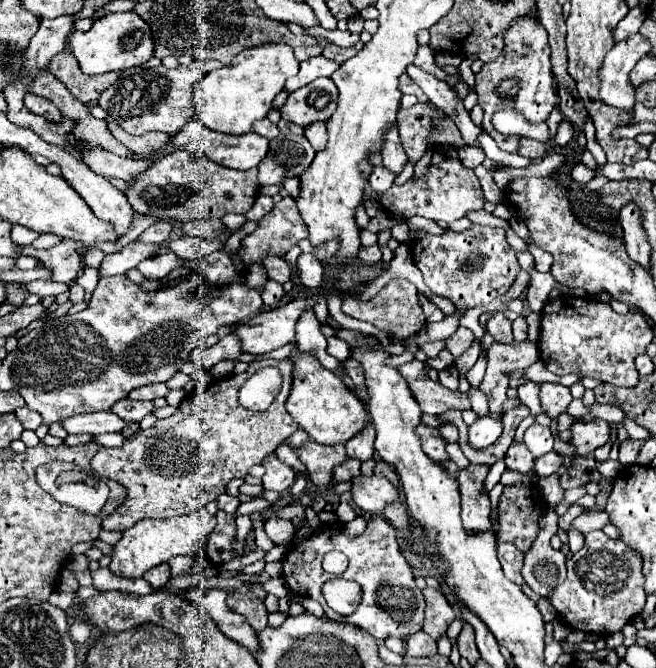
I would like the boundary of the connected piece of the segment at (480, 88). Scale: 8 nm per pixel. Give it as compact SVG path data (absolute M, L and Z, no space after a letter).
M528 16L528 20L518 20L506 30L504 56L500 56L500 60L492 60L484 64L482 70L476 74L474 90L478 94L478 106L484 110L482 129L496 140L500 150L516 152L520 138L498 134L490 122L494 112L516 110L528 122L538 124L538 122L546 122L550 112L556 108L556 90L554 90L554 76L550 66L552 64L550 64L548 34L536 16Z

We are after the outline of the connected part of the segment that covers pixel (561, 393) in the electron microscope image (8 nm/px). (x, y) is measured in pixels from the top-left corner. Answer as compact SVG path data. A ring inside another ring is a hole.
M540 384L540 404L544 408L544 414L550 418L558 418L558 414L566 412L566 406L570 404L570 388L562 384Z

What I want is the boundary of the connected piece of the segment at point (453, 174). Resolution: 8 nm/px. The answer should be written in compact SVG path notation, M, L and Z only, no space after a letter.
M446 158L436 166L430 164L426 176L410 178L402 186L394 184L386 192L374 192L370 188L370 184L366 184L364 196L372 198L372 200L378 200L386 208L386 212L390 212L394 216L402 216L402 218L424 216L424 218L442 220L442 222L448 222L448 224L454 222L454 220L464 218L466 212L470 212L470 210L480 210L486 202L476 174L470 168L464 168L460 164L460 160L456 160L456 158Z

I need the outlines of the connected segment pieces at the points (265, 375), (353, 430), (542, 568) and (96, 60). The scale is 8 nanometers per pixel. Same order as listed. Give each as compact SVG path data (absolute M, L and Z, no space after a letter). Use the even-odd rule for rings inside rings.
M262 368L252 374L238 392L240 406L252 412L264 412L282 388L282 378L276 368Z
M294 350L288 360L292 360L292 392L286 402L288 414L298 422L302 430L318 444L344 444L356 436L370 416L364 404L342 384L342 380L326 370L312 354L302 354Z
M550 510L550 516L540 518L540 532L532 542L532 548L524 554L524 566L522 566L524 582L540 596L546 596L554 586L562 584L566 578L566 556L550 546L550 538L554 534L558 534L558 514Z
M116 12L96 20L88 32L74 30L68 36L68 50L78 60L80 70L92 76L92 74L106 74L112 70L118 72L148 62L154 52L154 42L148 24L136 12Z

